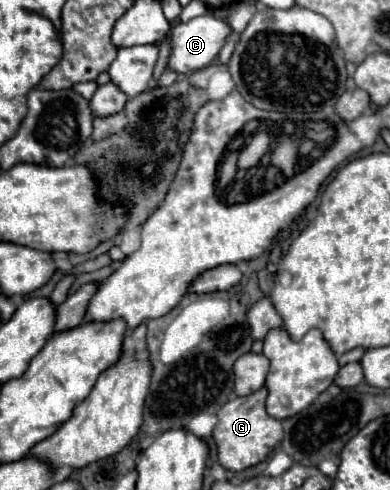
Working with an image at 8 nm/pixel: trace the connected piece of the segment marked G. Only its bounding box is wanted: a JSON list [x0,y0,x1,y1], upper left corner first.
[213,390,283,472]

